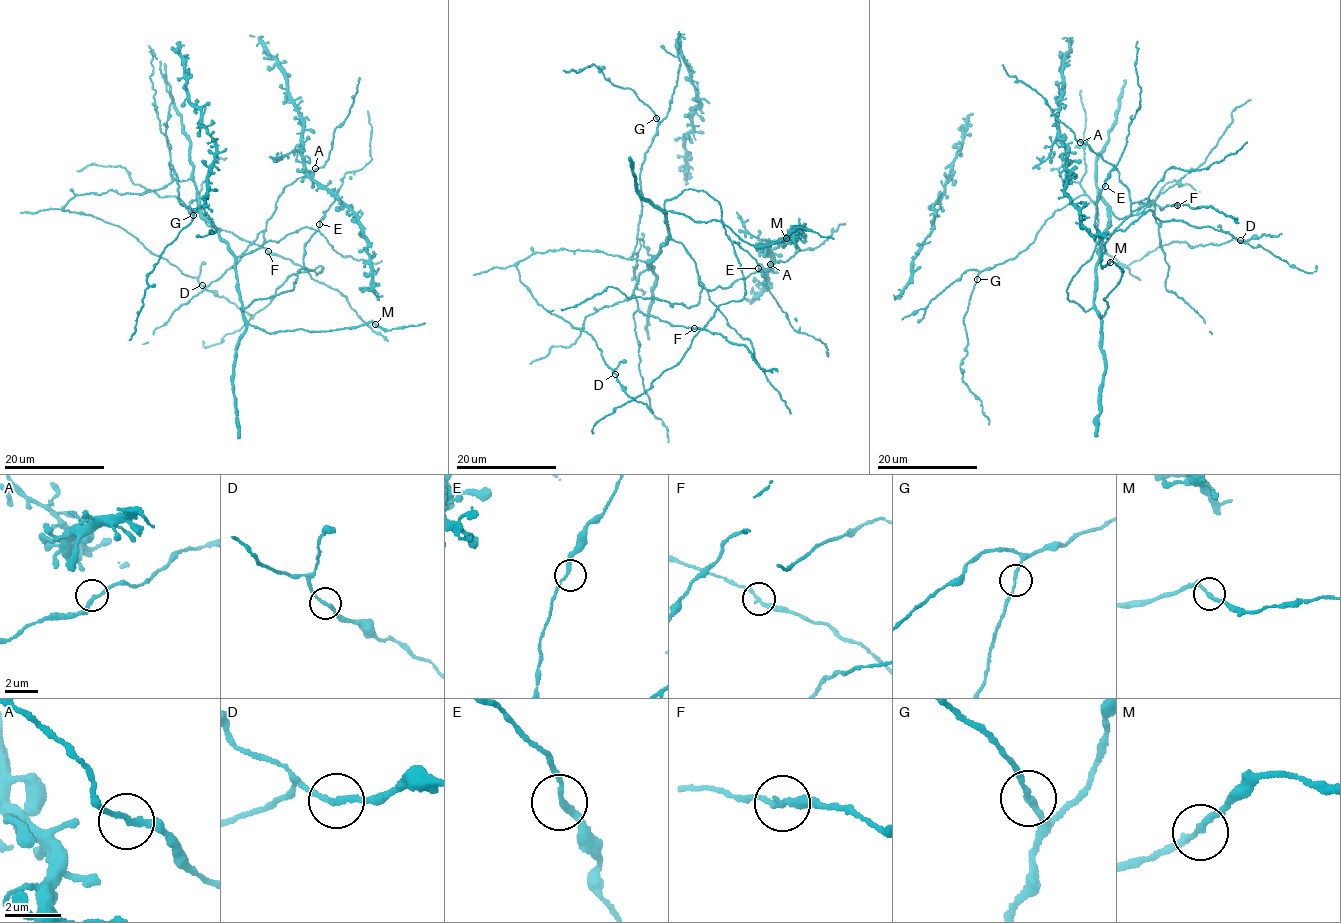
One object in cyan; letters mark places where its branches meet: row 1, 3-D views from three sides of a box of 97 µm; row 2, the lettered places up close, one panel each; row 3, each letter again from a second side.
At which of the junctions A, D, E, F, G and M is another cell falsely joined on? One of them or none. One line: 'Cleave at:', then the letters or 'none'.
Cleave at: none

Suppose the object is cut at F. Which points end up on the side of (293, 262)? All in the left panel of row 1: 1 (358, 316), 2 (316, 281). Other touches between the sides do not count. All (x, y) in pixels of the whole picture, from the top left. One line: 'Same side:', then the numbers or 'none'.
Same side: 1, 2

